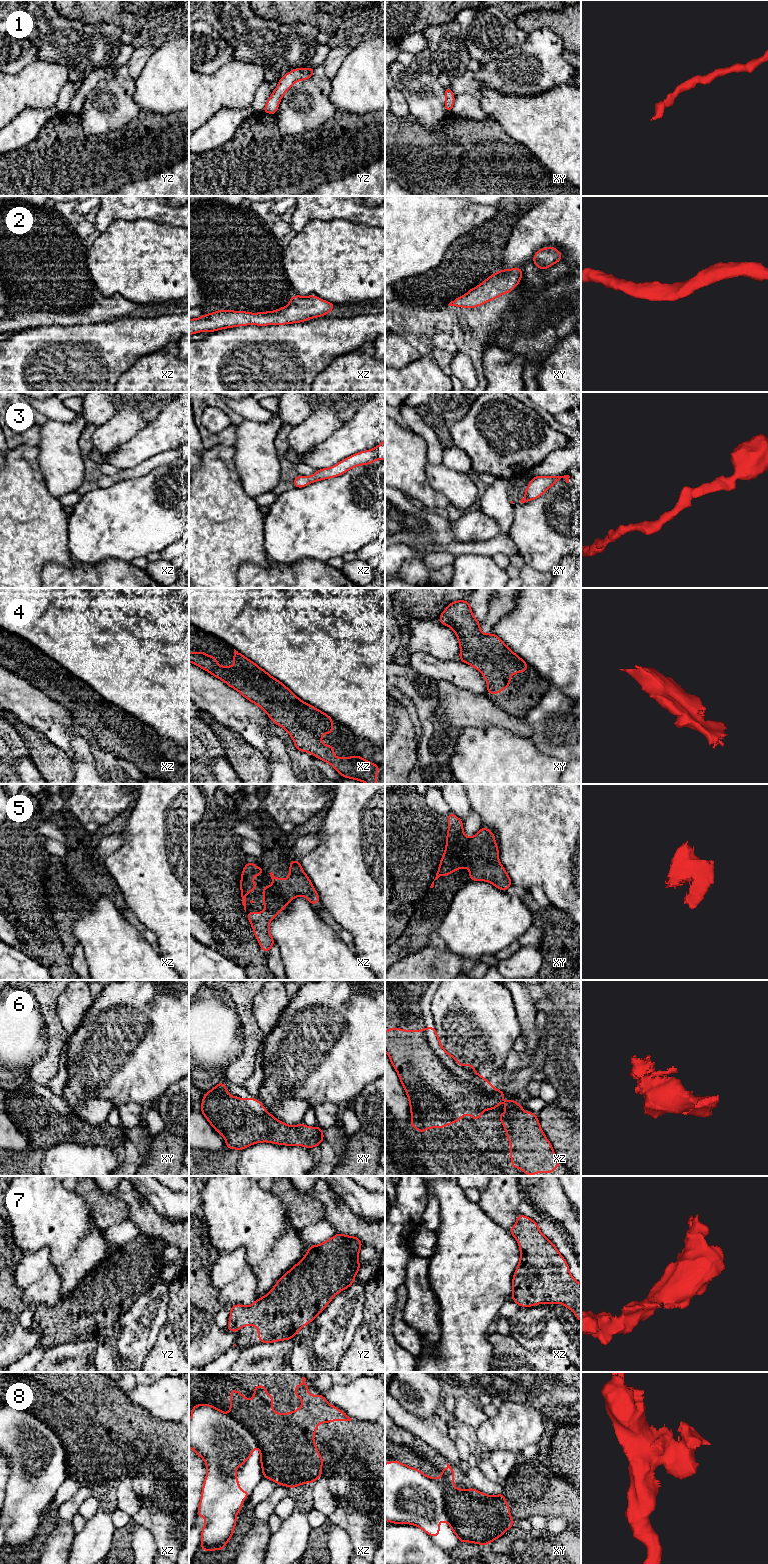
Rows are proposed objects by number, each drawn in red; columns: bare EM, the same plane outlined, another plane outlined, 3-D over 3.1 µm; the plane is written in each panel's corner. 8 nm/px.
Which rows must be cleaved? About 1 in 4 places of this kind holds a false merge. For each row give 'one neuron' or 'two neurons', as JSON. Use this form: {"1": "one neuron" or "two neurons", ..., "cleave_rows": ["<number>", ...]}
{"1": "one neuron", "2": "one neuron", "3": "one neuron", "4": "one neuron", "5": "one neuron", "6": "one neuron", "7": "one neuron", "8": "two neurons", "cleave_rows": ["8"]}

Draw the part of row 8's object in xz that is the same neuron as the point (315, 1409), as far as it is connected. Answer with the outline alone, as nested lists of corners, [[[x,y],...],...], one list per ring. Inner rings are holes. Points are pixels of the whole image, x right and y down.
[[[302,1377],[302,1384],[294,1387],[294,1395],[302,1398],[298,1432],[304,1435],[304,1440],[309,1448],[318,1449],[318,1446],[314,1444],[314,1434],[318,1428],[318,1423],[351,1421],[352,1419],[345,1412],[330,1405],[323,1394],[309,1395],[309,1384],[305,1380],[306,1378]]]

